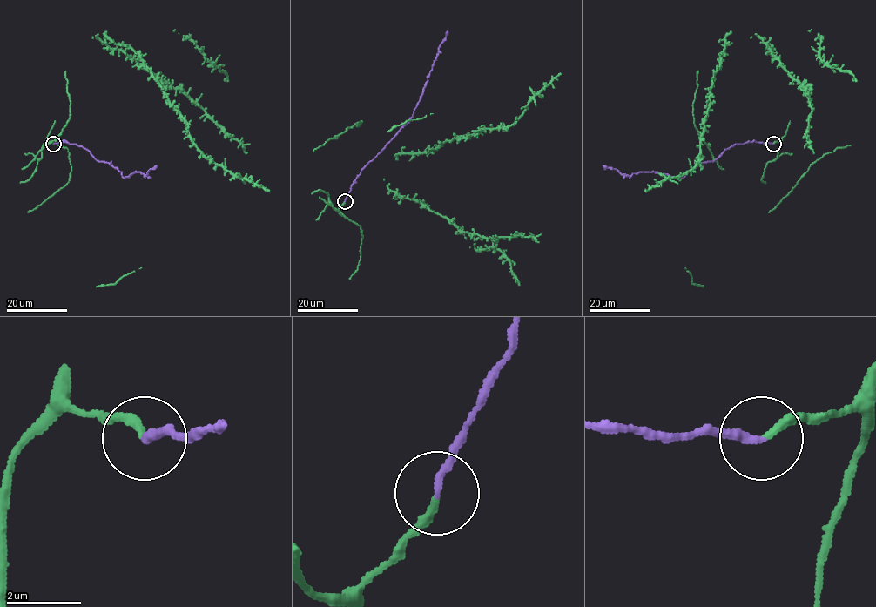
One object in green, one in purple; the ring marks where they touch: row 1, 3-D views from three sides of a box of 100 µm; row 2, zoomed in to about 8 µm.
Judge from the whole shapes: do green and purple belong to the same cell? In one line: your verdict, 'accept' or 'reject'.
accept

